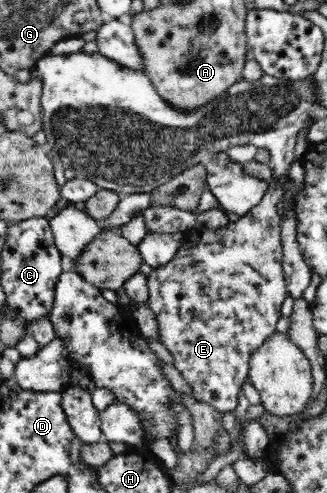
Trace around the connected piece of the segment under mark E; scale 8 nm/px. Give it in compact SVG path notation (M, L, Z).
M286 176L268 181L268 192L248 214L229 222L220 230L205 227L185 232L184 242L176 250L171 262L153 270L148 278L148 307L156 315L162 344L171 352L175 366L194 392L197 402L210 404L225 414L234 415L238 393L249 378L252 352L276 333L282 304L288 290L283 270L281 243L282 220L276 204L282 198Z

